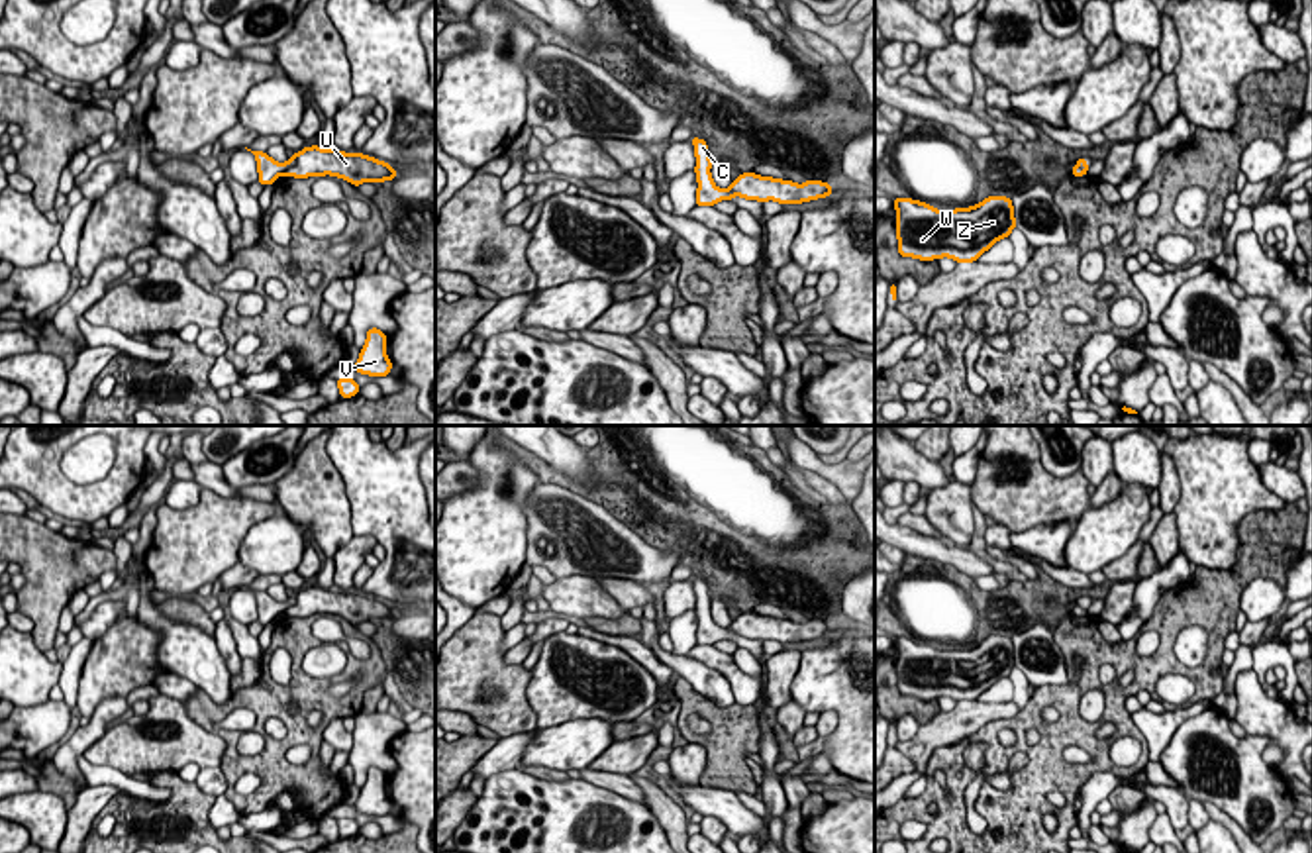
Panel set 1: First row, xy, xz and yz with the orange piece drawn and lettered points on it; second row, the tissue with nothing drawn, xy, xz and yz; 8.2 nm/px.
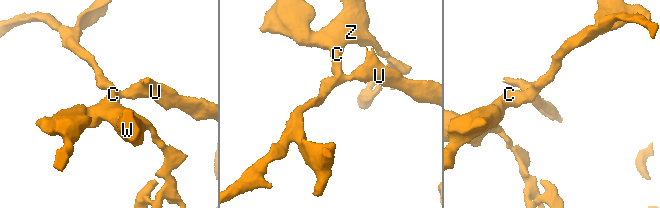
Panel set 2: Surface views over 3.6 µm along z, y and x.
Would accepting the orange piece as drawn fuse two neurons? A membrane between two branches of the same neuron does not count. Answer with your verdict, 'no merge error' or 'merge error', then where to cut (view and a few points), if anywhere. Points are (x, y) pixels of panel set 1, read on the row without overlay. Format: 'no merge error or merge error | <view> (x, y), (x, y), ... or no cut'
merge error | xy (295, 597), (283, 612)

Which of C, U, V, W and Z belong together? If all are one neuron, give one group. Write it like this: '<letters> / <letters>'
C V W Z / U

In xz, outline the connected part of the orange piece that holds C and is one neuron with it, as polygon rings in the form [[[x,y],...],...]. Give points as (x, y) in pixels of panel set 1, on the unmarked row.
[[[692,575],[692,584],[696,594],[694,612],[698,620],[696,645],[714,645],[720,639],[732,639],[733,633],[730,629],[718,627],[712,620],[712,598],[706,580]]]

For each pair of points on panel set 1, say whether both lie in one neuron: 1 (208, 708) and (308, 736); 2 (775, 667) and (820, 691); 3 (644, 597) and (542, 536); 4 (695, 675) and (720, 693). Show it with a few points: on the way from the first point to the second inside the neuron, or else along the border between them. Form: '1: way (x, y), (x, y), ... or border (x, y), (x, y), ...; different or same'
1: way (234, 701), (271, 701), (283, 712); same
2: border (803, 653), (791, 685), (791, 699); different
3: border (601, 577), (626, 577), (642, 585); different
4: way (701, 677), (714, 687); same

